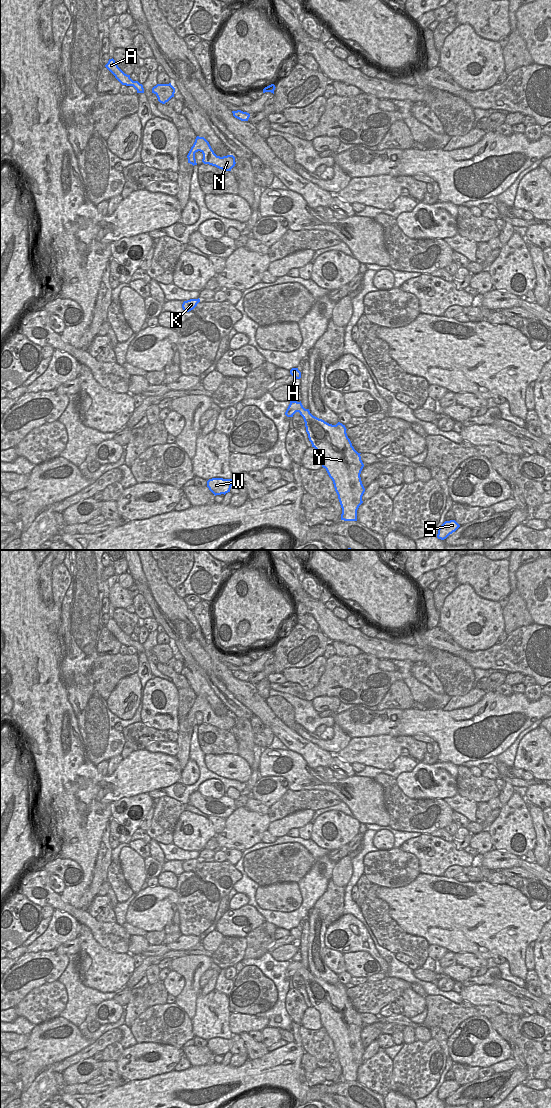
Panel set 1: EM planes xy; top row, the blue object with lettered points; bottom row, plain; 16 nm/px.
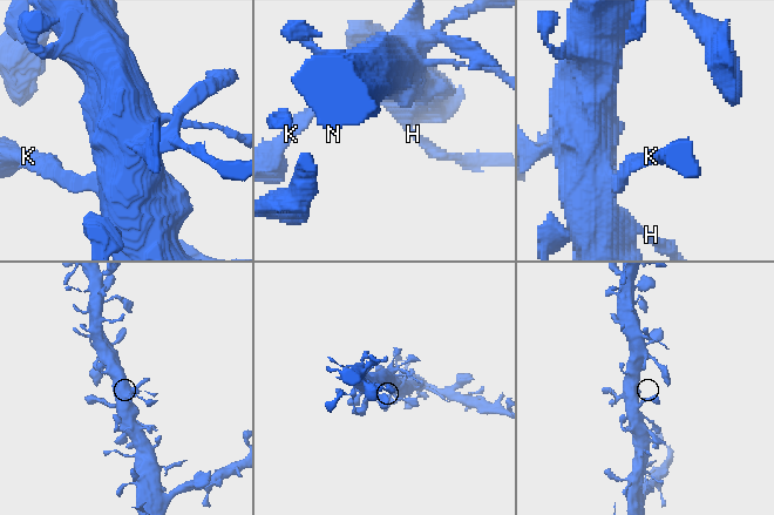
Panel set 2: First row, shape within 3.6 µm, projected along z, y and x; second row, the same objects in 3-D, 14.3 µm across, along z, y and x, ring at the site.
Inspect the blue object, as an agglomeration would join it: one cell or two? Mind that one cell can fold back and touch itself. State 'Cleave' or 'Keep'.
Keep.

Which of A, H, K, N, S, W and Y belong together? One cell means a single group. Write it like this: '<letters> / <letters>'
A H K N S W Y

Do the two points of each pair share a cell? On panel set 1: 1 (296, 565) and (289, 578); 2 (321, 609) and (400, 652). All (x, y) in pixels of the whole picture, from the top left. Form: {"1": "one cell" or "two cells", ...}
{"1": "two cells", "2": "one cell"}

